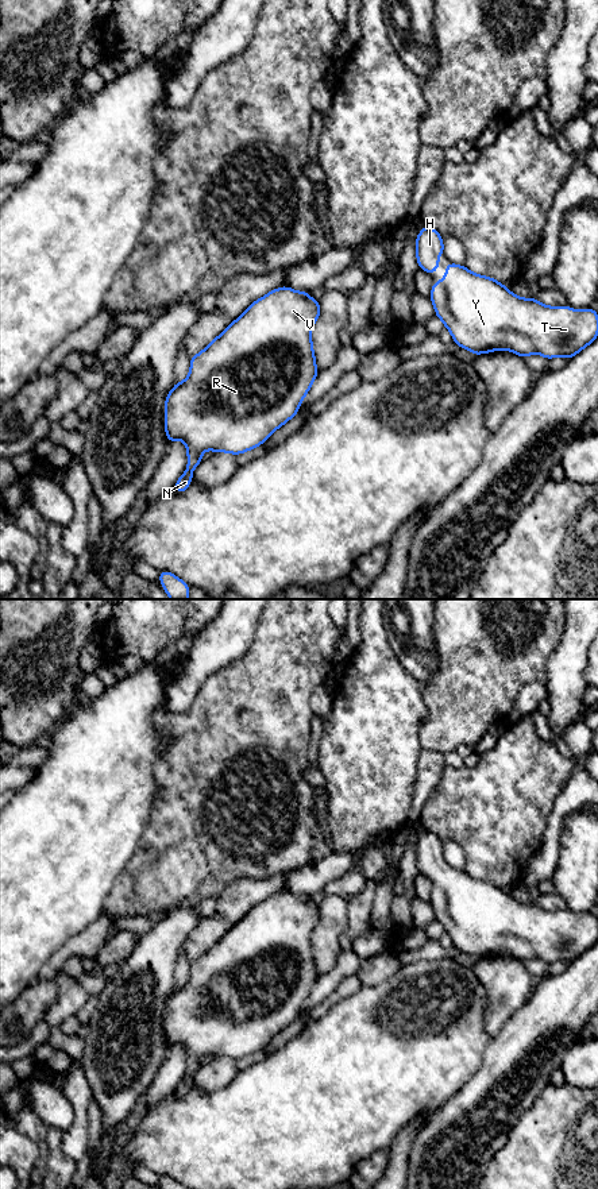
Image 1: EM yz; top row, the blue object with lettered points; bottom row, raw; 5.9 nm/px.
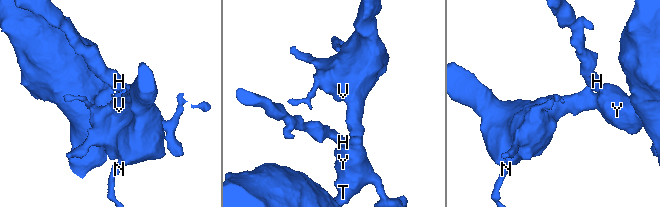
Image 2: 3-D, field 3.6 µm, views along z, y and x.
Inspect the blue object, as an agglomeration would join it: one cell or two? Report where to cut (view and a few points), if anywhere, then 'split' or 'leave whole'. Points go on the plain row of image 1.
cut yz (188, 1069), (192, 1073); split

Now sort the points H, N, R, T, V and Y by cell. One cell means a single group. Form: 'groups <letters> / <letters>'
groups H R T V Y / N

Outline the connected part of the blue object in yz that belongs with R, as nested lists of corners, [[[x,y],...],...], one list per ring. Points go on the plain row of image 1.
[[[282,891],[254,906],[207,953],[190,962],[188,983],[175,987],[165,1007],[167,1047],[181,1043],[186,1049],[188,1070],[196,1073],[202,1066],[200,1059],[208,1054],[236,1061],[247,1057],[263,1049],[274,1035],[297,1019],[319,978],[310,941],[319,920],[319,904],[310,903],[308,896]]]

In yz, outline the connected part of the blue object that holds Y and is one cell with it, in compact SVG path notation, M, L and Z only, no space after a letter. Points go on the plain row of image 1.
M448 866L445 883L432 889L429 899L454 946L474 960L509 954L524 964L539 958L547 964L564 961L571 964L598 941L598 916L591 912L576 915L568 911L547 911L536 903L521 903L504 888L471 877L466 870Z

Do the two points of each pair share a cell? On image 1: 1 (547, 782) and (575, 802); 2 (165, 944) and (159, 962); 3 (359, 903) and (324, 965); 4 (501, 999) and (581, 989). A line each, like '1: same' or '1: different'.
1: different
2: same
3: different
4: different

